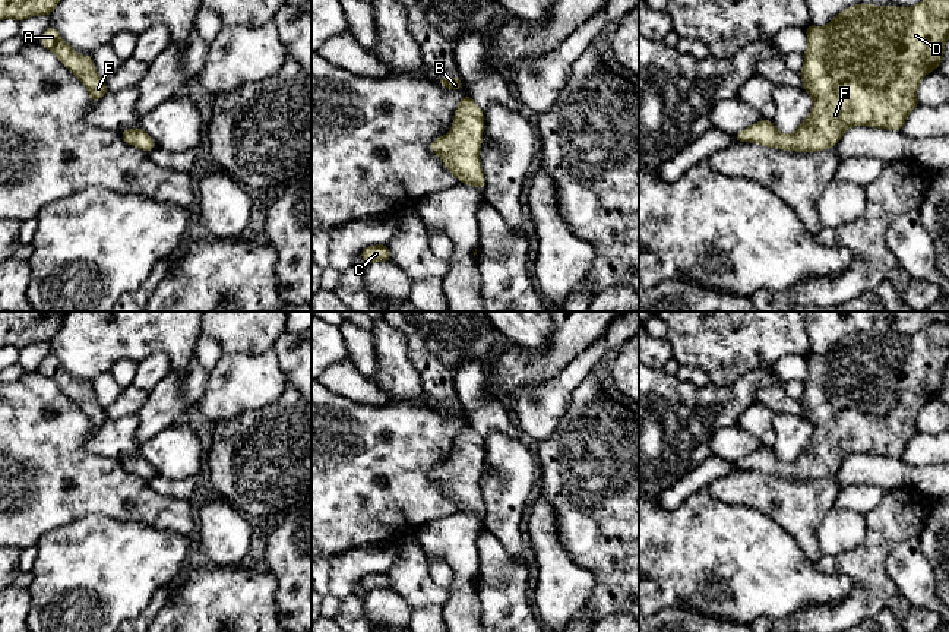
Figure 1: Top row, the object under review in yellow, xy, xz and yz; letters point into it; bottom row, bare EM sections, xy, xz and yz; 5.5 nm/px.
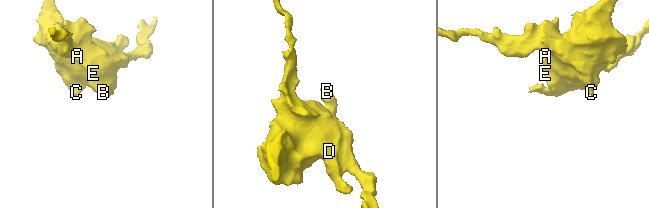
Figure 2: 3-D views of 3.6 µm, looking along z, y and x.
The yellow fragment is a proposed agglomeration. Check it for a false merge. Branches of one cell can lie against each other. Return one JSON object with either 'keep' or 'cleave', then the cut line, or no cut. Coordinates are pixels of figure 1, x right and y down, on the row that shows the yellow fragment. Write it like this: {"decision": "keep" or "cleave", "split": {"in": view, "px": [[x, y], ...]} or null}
{"decision": "keep", "split": null}

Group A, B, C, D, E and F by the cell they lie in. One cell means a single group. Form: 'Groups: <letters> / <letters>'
Groups: A B C D E F

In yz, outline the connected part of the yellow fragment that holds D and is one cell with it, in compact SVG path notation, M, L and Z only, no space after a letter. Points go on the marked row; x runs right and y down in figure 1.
M923 0L912 7L879 7L855 4L836 15L826 26L806 26L807 48L800 72L803 89L813 98L813 108L793 135L782 135L772 120L762 120L734 133L736 142L753 142L782 151L817 152L839 143L844 132L852 126L869 126L886 130L902 130L907 116L917 108L917 88L921 79L939 69L945 42L949 37L949 0Z

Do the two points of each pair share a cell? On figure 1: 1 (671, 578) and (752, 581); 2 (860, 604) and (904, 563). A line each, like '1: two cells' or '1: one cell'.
1: one cell
2: two cells

